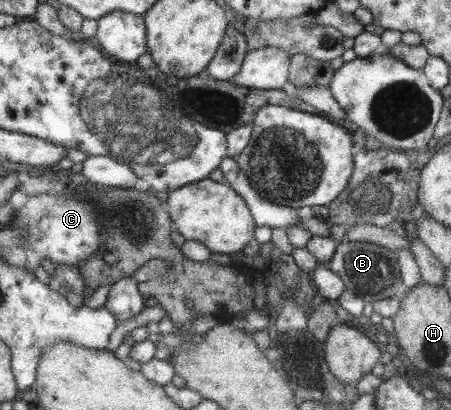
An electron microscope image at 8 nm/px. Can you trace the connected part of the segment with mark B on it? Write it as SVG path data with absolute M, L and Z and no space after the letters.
M341 241L336 244L332 258L326 264L343 282L344 289L360 297L365 303L397 296L401 298L405 289L401 283L397 254L387 247L367 242Z

